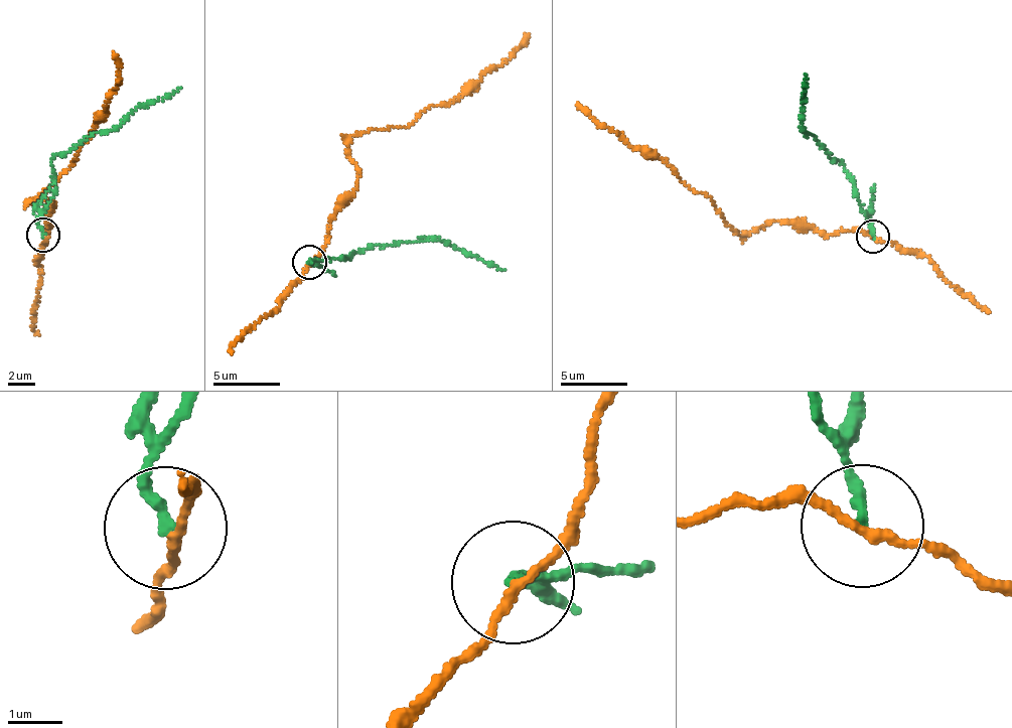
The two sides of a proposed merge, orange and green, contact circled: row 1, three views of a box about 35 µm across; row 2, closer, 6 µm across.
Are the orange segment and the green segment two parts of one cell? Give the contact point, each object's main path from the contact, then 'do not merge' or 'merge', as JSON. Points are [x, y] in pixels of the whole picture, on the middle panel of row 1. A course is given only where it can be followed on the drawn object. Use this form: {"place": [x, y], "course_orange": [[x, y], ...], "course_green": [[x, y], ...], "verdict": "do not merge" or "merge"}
{"place": [309, 262], "course_orange": [[307, 263], [357, 186], [354, 136], [404, 127], [444, 106], [527, 34]], "course_green": [[309, 263], [350, 260], [364, 249], [379, 245], [432, 240], [449, 242], [504, 270]], "verdict": "do not merge"}

